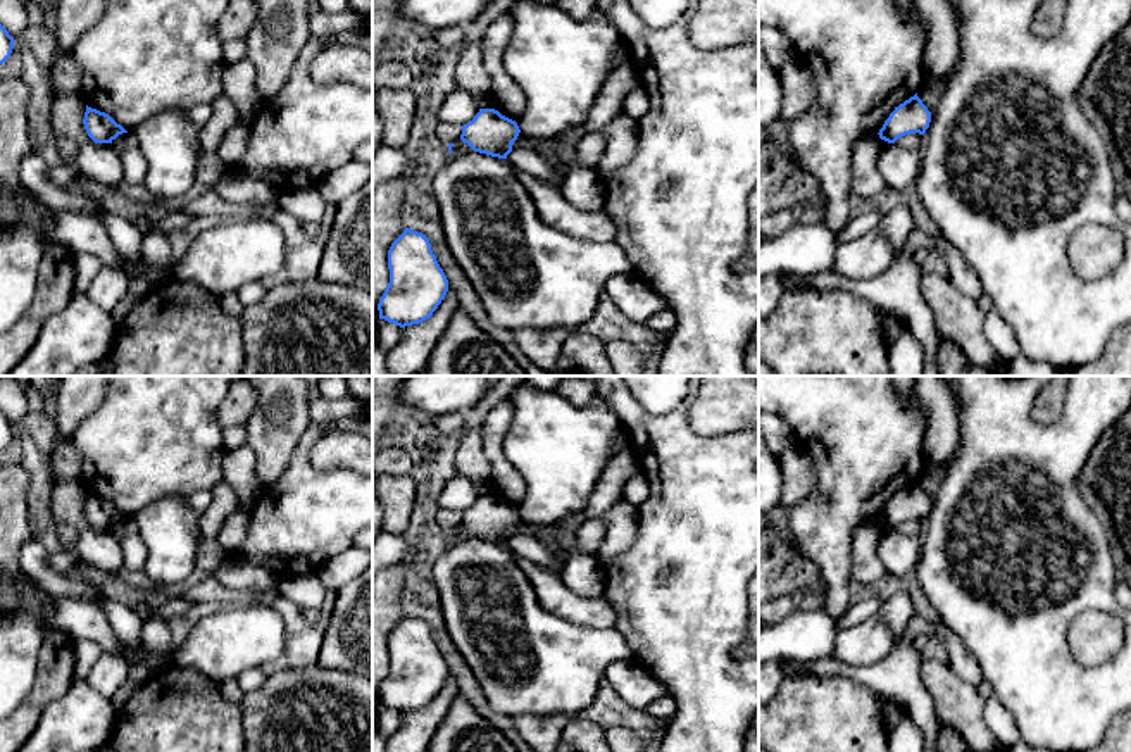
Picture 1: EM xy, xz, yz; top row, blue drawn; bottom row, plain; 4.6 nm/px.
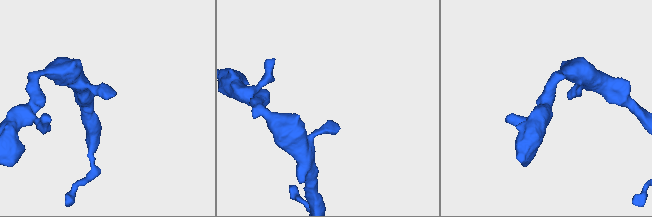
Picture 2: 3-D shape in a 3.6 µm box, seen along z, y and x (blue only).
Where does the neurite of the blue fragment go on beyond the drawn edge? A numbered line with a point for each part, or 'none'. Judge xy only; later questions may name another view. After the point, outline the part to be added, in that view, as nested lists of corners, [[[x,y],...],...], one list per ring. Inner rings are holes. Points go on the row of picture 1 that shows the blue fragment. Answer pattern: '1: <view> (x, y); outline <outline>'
none

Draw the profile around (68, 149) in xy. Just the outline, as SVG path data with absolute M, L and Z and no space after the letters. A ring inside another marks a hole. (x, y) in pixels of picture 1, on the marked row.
M55 133L55 145L57 145L57 150L62 157L62 162L66 166L69 166L71 171L72 171L72 179L67 185L67 188L76 195L93 195L95 197L95 191L88 188L88 185L83 179L83 174L78 167L78 162L76 162L76 159L78 159L78 143L71 138L66 138L59 133Z

